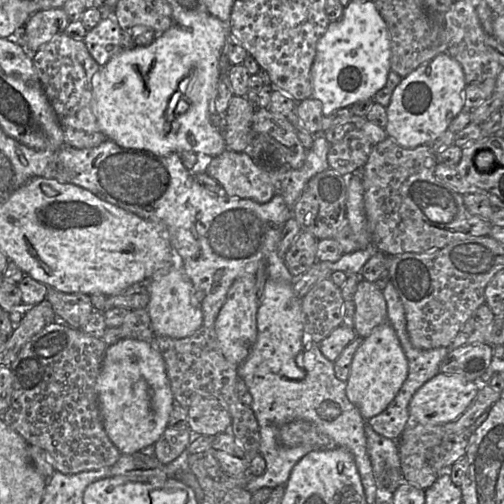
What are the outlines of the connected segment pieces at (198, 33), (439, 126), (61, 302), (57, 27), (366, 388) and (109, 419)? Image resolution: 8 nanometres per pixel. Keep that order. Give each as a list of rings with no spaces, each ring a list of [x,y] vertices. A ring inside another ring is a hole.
[[[212,15],[196,18],[191,25],[174,23],[150,45],[122,50],[102,66],[93,79],[91,107],[107,139],[123,148],[148,151],[159,156],[187,151],[211,157],[221,154],[226,149],[224,136],[210,124],[210,115],[216,113],[214,101],[220,75],[220,59],[228,34],[228,21],[221,21]],[[175,91],[180,93],[180,100],[175,107],[172,129],[166,118],[166,108]]]
[[[440,53],[403,77],[395,87],[386,107],[388,138],[404,148],[427,144],[448,129],[464,107],[467,83],[460,63],[447,53]]]
[[[48,288],[46,300],[51,303],[59,323],[74,329],[80,329],[95,310],[87,294],[64,293]]]
[[[62,8],[40,10],[34,13],[22,30],[22,44],[30,53],[64,33],[71,21]]]
[[[389,322],[380,324],[365,337],[355,352],[346,395],[365,421],[382,413],[394,400],[408,375],[408,360],[395,329]]]
[[[122,338],[107,347],[96,383],[96,399],[105,432],[122,454],[154,445],[168,427],[175,399],[166,364],[149,343]]]

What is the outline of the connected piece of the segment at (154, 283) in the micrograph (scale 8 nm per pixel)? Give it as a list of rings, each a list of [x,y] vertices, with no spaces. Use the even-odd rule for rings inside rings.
[[[174,254],[173,266],[159,279],[150,278],[148,283],[150,301],[146,307],[154,332],[160,336],[181,339],[191,336],[203,324],[203,312],[200,306],[191,303],[191,294],[195,289],[184,272],[182,258]]]

